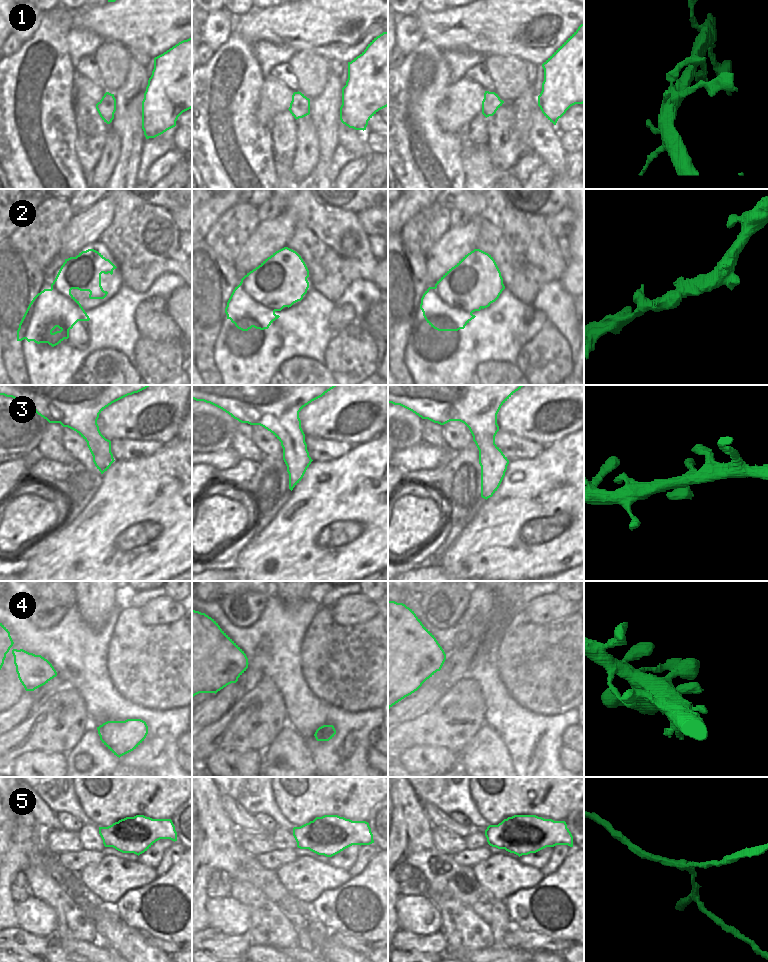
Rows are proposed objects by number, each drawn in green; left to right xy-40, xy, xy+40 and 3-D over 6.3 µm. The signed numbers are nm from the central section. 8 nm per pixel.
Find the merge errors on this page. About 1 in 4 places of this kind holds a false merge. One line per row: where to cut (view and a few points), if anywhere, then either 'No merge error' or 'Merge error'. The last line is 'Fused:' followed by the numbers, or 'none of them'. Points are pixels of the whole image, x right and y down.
1: No split. No merge error
2: No split. No merge error
3: No split. No merge error
4: No split. No merge error
5: No split. No merge error
Fused: none of them.

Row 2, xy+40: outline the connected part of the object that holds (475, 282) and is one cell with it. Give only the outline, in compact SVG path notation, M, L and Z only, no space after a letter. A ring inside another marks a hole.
M474 249L449 269L421 298L420 309L427 323L438 331L458 331L476 316L472 313L487 308L505 289L501 272L491 255Z

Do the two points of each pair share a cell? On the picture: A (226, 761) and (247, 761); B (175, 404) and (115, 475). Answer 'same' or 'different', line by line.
A: same
B: different

